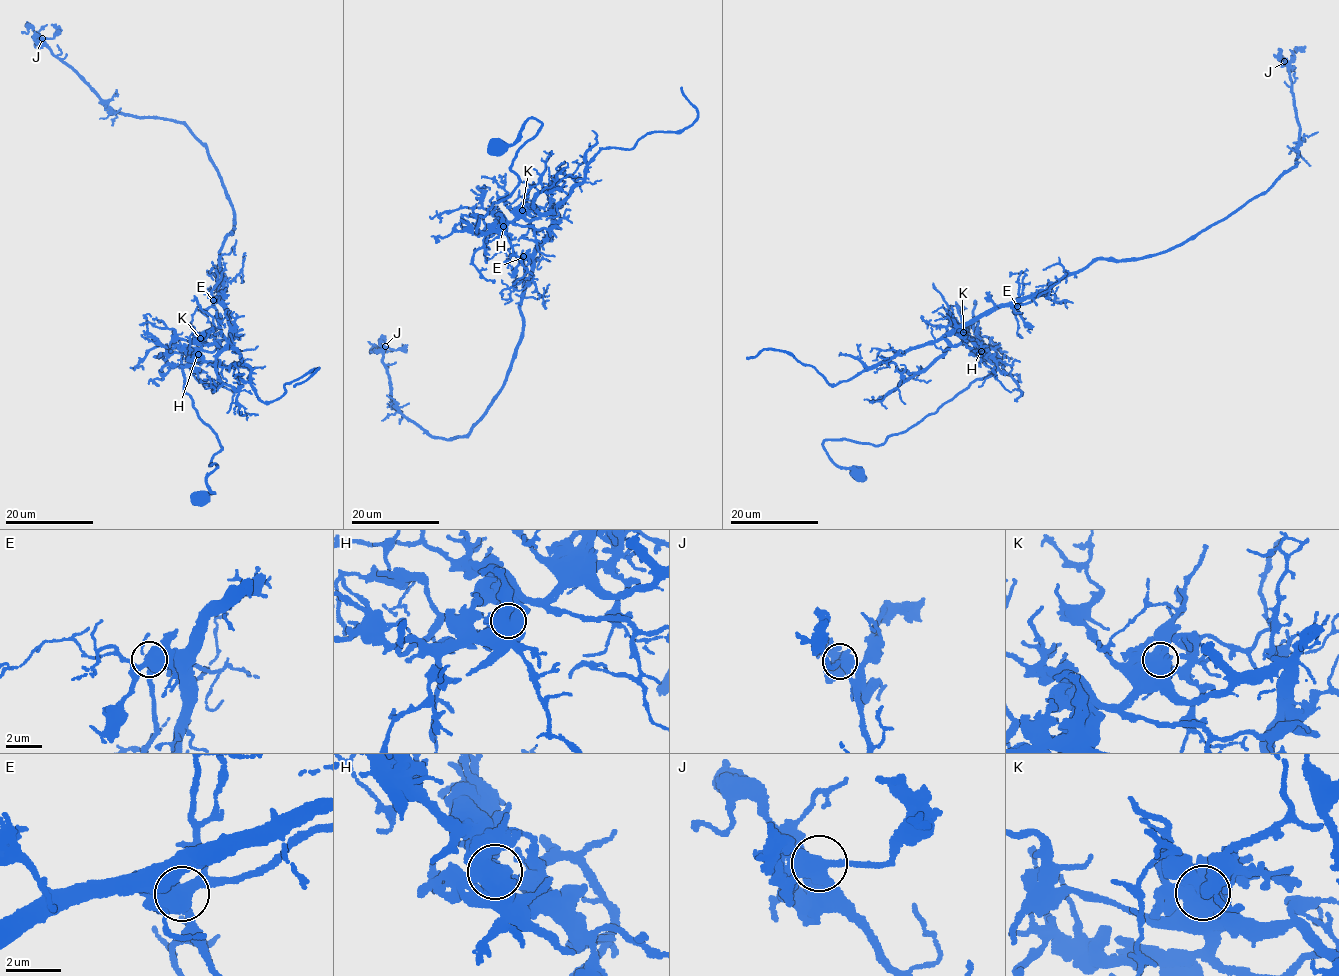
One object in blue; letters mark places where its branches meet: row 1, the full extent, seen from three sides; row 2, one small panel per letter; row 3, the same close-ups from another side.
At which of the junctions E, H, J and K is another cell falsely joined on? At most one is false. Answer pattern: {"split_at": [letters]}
{"split_at": ["K"]}

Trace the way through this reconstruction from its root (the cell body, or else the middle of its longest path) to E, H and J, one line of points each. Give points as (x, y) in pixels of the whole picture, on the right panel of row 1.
E: (857, 475), (836, 464), (824, 440), (879, 445), (936, 412), (996, 365), (965, 347), (961, 327), (1017, 306)
H: (857, 475), (836, 464), (823, 448), (824, 440), (879, 445), (904, 432), (991, 373), (996, 365), (981, 351)
J: (857, 475), (824, 440), (879, 445), (991, 373), (961, 327), (1098, 259), (1171, 250), (1296, 167), (1284, 61)

